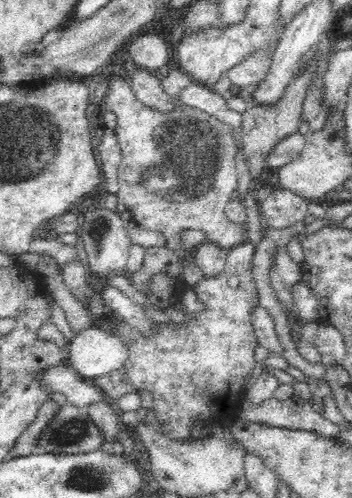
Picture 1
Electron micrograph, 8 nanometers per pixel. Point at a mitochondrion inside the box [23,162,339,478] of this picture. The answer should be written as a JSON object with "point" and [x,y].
{"point":[73,431]}

